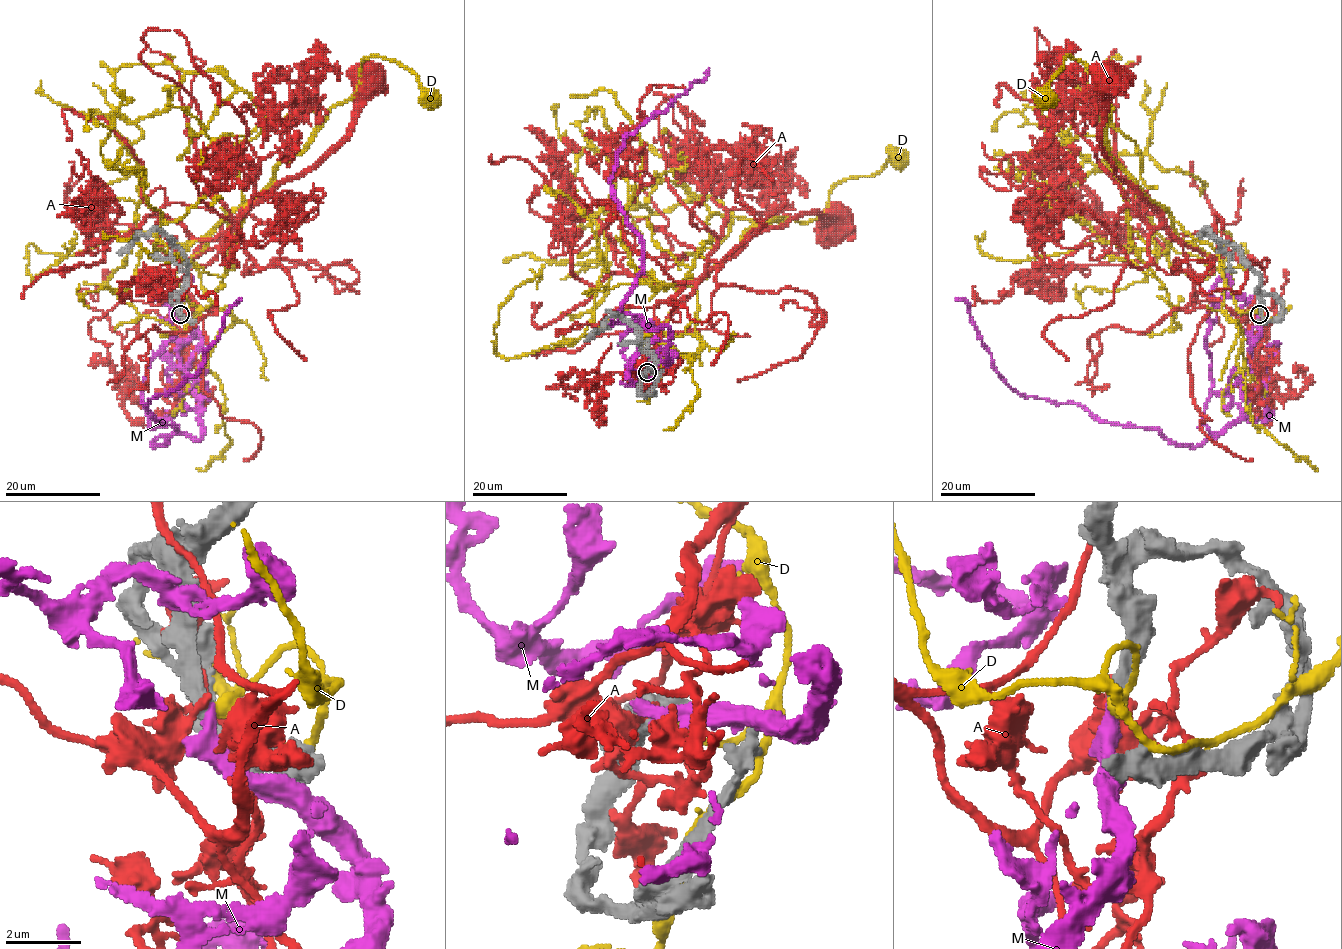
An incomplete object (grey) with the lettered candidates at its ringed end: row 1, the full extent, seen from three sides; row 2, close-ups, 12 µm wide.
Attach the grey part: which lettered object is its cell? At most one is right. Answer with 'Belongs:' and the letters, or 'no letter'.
Belongs: M

